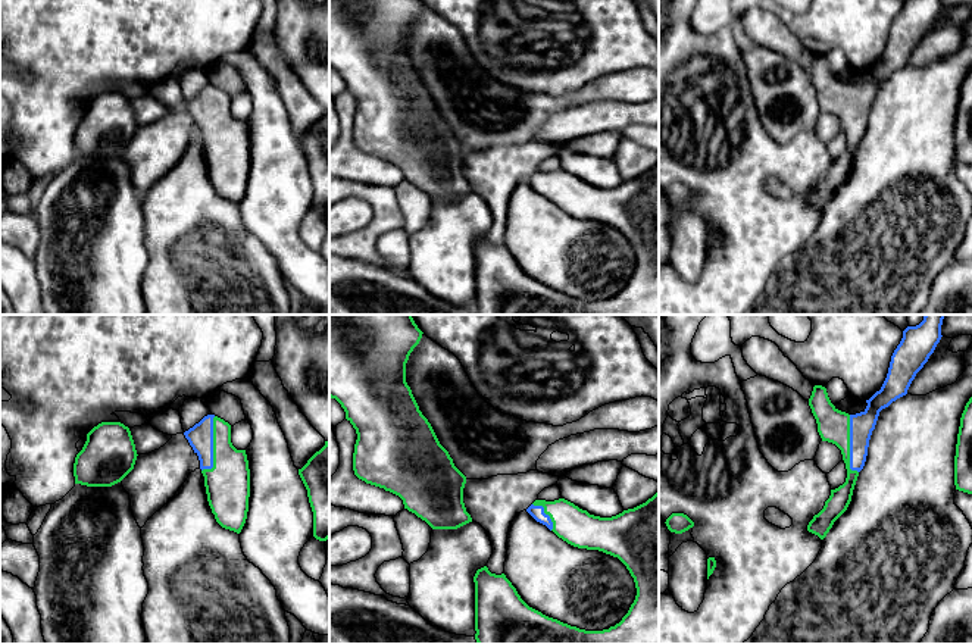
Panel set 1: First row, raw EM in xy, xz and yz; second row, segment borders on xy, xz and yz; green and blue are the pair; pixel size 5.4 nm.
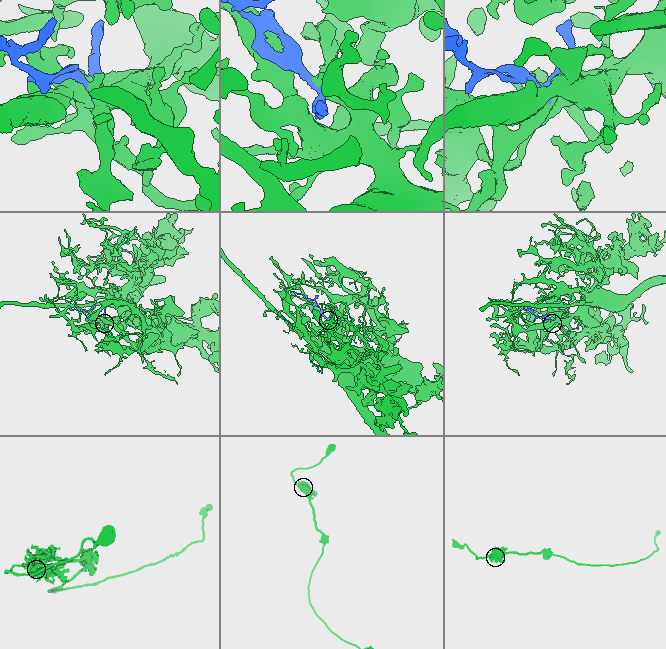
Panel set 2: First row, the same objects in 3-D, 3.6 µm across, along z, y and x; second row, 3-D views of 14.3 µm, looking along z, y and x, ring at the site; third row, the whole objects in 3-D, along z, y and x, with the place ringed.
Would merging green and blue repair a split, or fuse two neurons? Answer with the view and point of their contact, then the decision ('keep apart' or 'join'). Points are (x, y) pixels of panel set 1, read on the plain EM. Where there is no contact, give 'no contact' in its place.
contact xy (213, 118); join

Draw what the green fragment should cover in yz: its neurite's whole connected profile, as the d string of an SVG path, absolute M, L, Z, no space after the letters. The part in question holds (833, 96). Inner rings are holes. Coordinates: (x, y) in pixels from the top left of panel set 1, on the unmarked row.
M904 0L881 60L866 71L868 76L860 84L848 85L838 81L831 74L825 57L813 57L809 76L816 90L818 103L822 112L832 113L841 121L847 149L843 156L831 160L823 179L809 193L809 203L823 210L834 193L847 181L859 143L866 132L869 110L879 82L907 65L912 51L928 32L941 7L941 0Z

